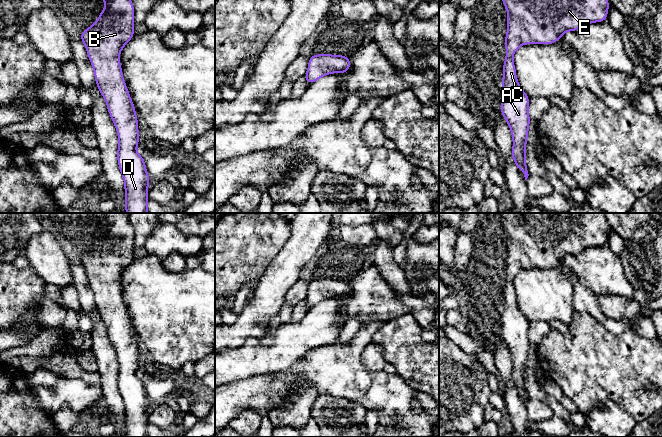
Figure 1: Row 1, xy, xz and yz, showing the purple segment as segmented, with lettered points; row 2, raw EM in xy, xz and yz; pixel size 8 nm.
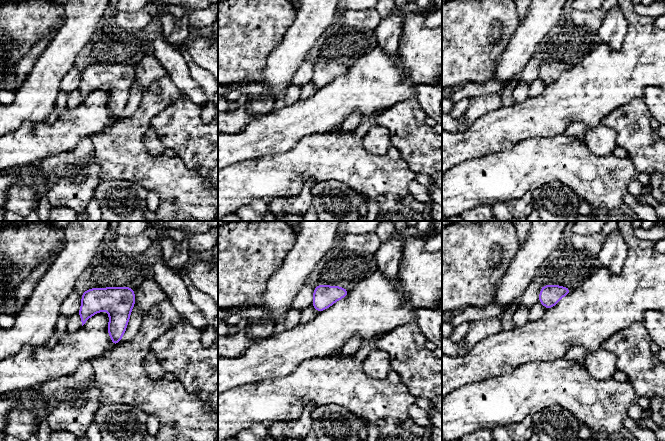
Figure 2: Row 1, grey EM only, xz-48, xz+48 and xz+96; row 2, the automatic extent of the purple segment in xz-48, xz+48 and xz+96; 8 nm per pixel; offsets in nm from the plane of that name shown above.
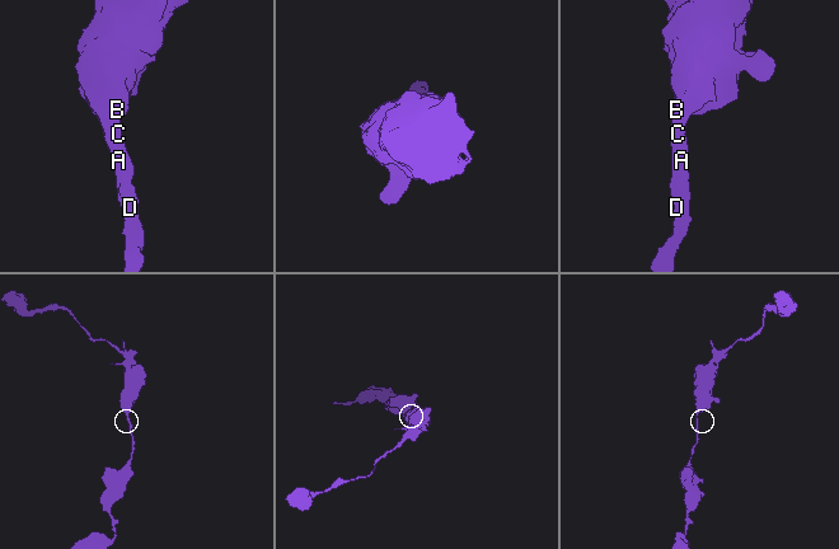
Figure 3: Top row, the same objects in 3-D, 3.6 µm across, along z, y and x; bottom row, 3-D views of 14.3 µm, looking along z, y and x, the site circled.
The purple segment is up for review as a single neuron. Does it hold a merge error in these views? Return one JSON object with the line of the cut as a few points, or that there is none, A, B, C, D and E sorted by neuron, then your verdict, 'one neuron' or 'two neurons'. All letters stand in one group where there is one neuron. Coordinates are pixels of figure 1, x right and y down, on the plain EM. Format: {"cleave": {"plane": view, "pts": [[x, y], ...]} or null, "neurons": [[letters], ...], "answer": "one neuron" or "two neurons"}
{"cleave": null, "neurons": [["A", "B", "C", "D", "E"]], "answer": "one neuron"}

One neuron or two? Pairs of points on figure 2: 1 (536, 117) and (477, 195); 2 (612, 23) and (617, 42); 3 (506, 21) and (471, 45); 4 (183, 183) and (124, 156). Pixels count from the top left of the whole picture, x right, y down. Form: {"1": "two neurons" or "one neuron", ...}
{"1": "two neurons", "2": "one neuron", "3": "one neuron", "4": "one neuron"}

